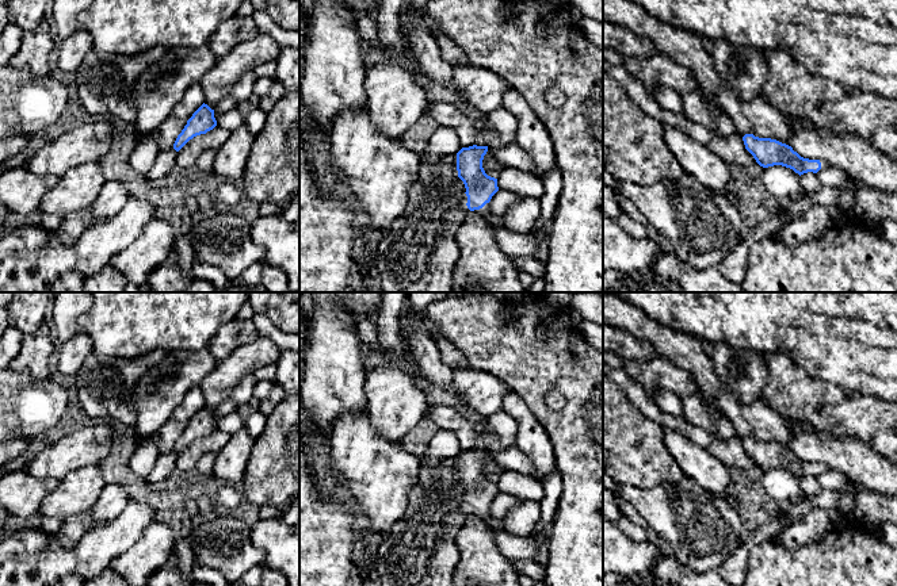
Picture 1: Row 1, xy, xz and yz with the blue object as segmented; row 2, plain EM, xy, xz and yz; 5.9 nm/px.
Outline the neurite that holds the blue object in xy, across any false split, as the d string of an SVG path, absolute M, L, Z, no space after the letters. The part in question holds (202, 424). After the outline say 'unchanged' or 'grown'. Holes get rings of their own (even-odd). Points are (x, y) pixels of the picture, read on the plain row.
M203 406L187 424L187 428L173 447L173 452L179 455L190 443L196 438L206 437L215 429L217 424L214 421L214 413Z | unchanged

